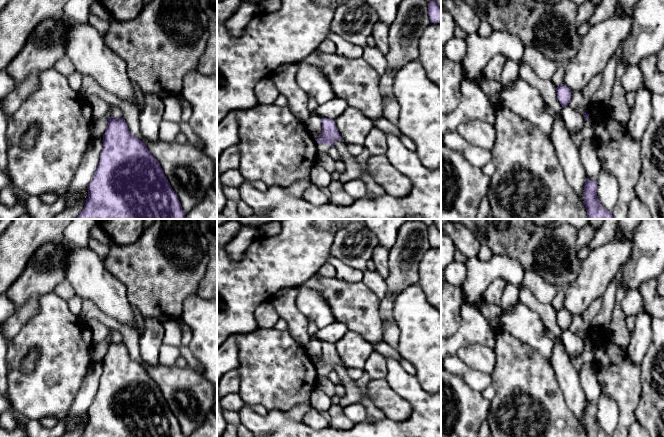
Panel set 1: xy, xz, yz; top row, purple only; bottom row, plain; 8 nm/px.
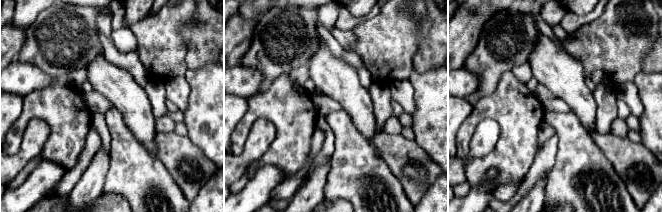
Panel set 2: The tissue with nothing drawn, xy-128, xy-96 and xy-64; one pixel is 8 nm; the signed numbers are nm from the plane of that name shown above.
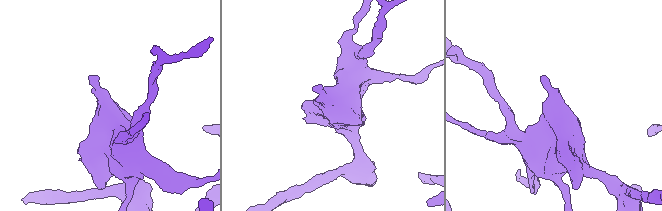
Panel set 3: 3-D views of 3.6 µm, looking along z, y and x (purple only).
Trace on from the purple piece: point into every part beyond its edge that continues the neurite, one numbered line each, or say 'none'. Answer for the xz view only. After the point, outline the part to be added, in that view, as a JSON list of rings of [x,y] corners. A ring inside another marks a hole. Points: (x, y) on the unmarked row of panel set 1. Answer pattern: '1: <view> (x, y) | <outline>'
1: xz (321, 372) | [[[315,364],[315,368],[318,377],[326,377],[331,372],[331,370],[327,368],[318,367],[316,364]]]

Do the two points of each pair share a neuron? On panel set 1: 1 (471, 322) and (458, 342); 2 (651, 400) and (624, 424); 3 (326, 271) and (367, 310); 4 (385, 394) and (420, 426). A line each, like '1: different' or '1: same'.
1: same
2: different
3: different
4: different

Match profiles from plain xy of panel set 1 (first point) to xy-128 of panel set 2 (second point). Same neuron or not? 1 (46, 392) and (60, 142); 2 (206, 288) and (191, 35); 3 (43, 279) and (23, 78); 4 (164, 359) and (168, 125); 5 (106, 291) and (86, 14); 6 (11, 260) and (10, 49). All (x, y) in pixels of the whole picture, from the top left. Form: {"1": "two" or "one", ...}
{"1": "one", "2": "one", "3": "two", "4": "one", "5": "two", "6": "one"}

